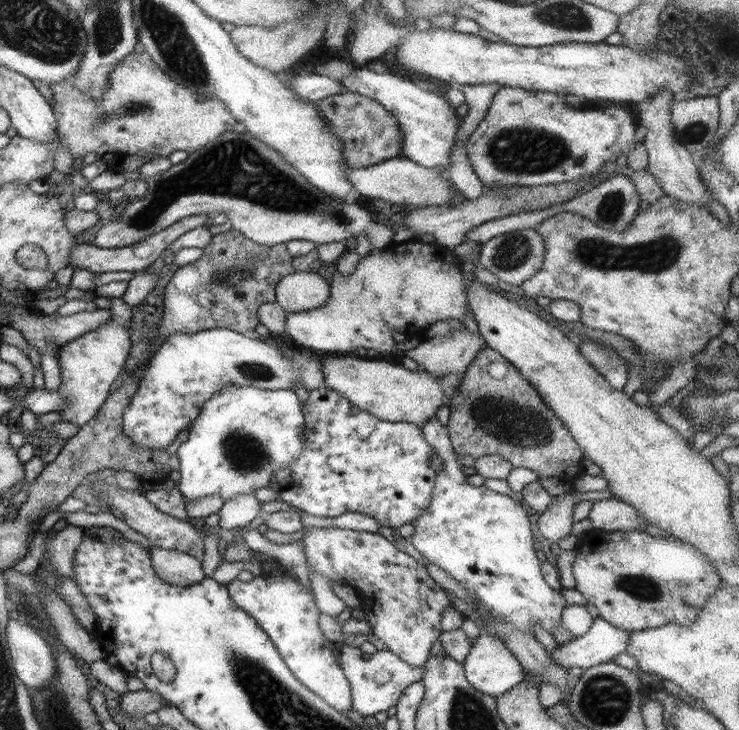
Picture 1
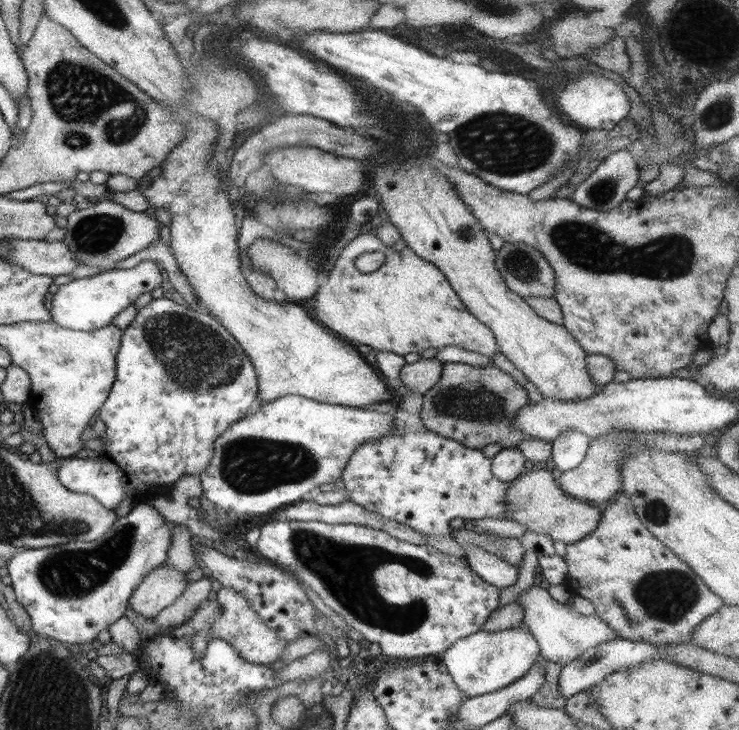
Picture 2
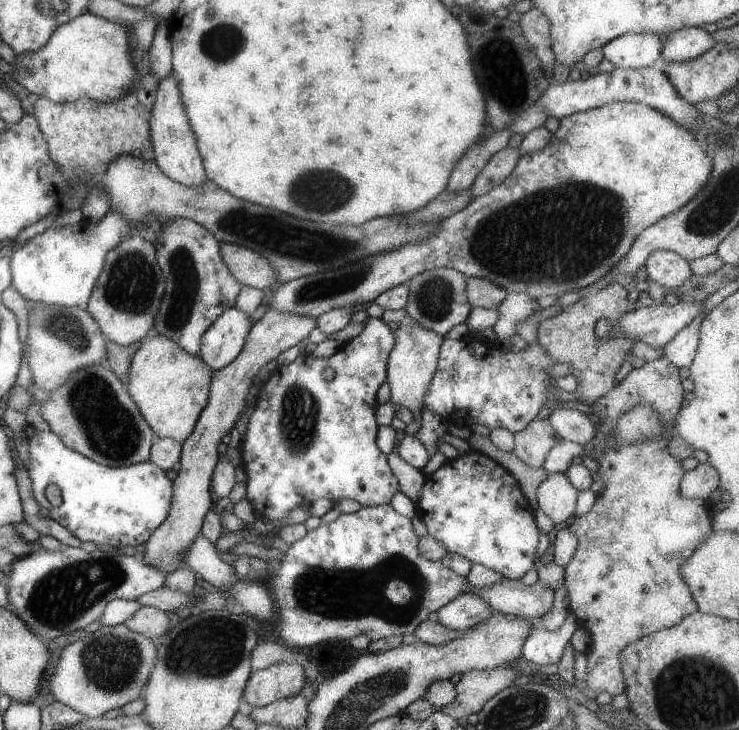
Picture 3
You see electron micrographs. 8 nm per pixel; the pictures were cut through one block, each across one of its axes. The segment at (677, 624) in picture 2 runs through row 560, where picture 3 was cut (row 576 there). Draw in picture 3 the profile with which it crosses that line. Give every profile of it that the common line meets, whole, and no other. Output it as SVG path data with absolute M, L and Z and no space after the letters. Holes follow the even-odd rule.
M651 437L646 441L638 443L629 443L628 445L613 445L607 447L602 453L598 454L598 474L600 481L603 483L601 494L594 498L594 502L588 512L575 516L573 522L568 525L568 529L576 536L577 546L573 553L572 559L563 567L564 570L564 587L567 590L569 599L568 610L571 617L578 621L579 627L582 627L591 634L591 643L588 646L586 656L587 677L582 685L587 690L592 692L607 692L611 697L621 694L625 690L625 681L620 669L619 655L620 652L627 646L638 641L641 637L646 637L648 634L656 633L661 629L669 628L681 622L681 619L692 612L697 611L697 607L693 597L691 596L689 587L680 575L680 564L689 558L689 555L695 550L698 544L701 544L711 533L711 513L707 501L696 498L683 498L678 492L678 484L685 472L681 460L676 459L668 453L666 444L671 438Z

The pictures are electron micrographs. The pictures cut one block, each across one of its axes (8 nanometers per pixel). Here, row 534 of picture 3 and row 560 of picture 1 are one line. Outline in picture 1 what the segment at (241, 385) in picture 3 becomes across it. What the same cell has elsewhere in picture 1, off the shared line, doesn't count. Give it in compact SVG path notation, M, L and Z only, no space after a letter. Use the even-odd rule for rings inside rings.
M148 549L151 568L157 578L173 586L191 586L204 579L201 561L192 556L165 549Z

